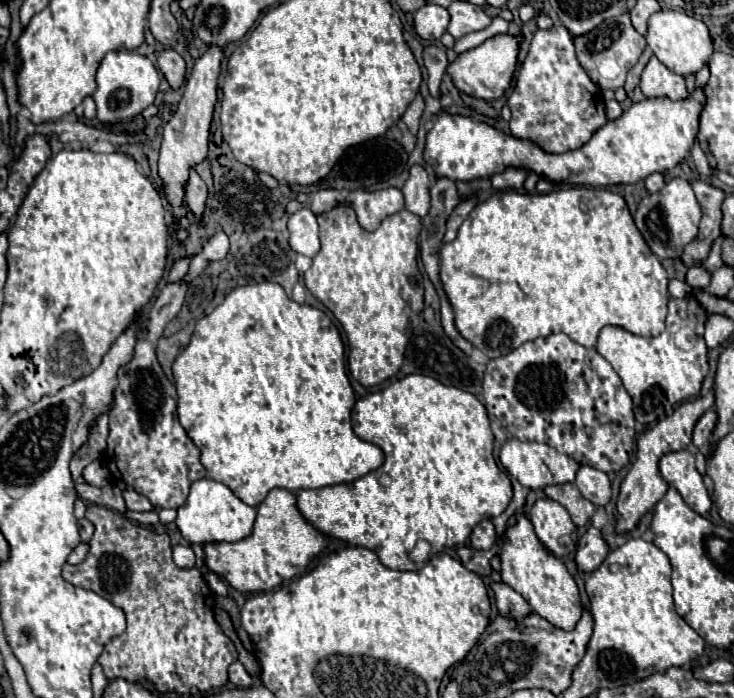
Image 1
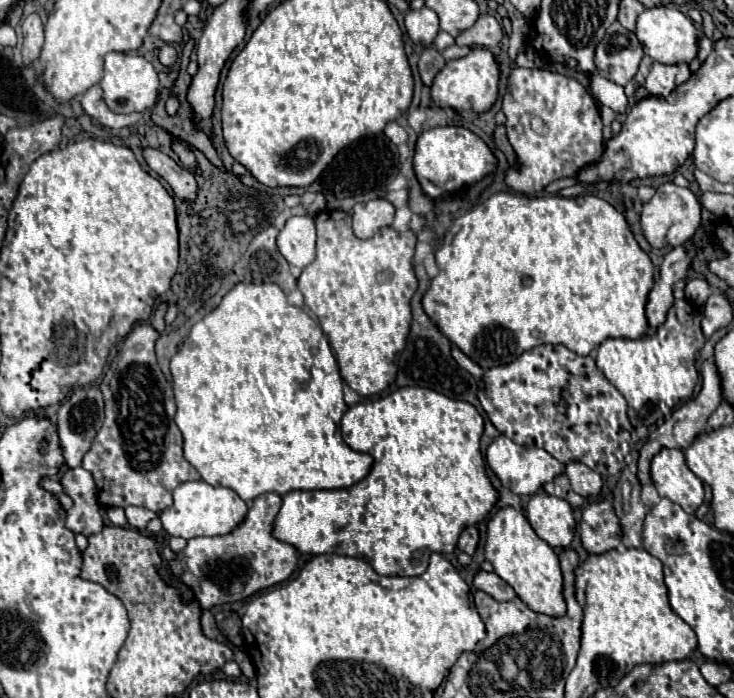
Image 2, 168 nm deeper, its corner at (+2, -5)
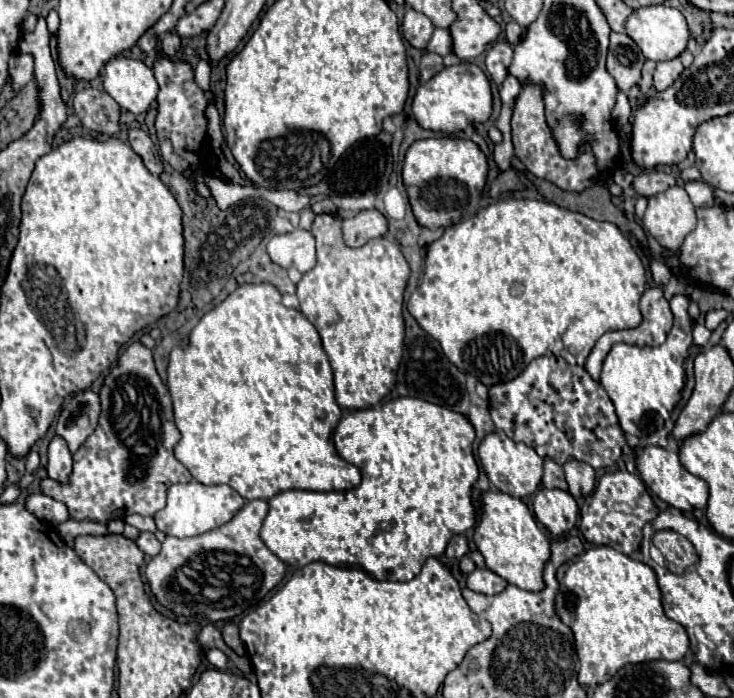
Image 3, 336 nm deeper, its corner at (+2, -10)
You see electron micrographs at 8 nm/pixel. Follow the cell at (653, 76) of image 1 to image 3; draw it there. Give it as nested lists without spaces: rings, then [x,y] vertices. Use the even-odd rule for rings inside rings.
[[[688,50],[682,52],[674,60],[660,62],[656,66],[656,72],[654,72],[654,90],[664,92],[666,88],[670,88],[674,84],[674,80],[684,72],[684,68],[688,68],[690,64],[692,64],[692,54]],[[684,62],[686,62],[686,66],[684,66]]]

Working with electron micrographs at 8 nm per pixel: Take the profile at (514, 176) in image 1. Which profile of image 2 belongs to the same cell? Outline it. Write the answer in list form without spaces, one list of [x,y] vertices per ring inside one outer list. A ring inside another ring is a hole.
[[[516,67],[508,79],[508,91],[506,91],[504,101],[502,101],[502,111],[506,115],[508,141],[514,147],[514,151],[518,155],[518,163],[520,163],[518,171],[510,169],[506,175],[506,185],[512,187],[514,191],[520,191],[526,195],[538,193],[538,191],[546,189],[546,185],[550,185],[556,179],[576,177],[580,169],[584,169],[584,167],[588,167],[600,159],[600,153],[602,153],[602,119],[598,113],[598,105],[588,95],[584,85],[572,77],[552,73],[548,69]],[[534,119],[542,121],[544,127],[534,125]]]

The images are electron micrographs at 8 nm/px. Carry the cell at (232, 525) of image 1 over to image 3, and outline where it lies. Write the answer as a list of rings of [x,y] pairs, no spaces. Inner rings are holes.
[[[188,482],[188,484],[174,484],[168,490],[168,504],[164,510],[154,514],[156,526],[160,532],[166,536],[176,536],[176,538],[190,538],[190,536],[200,536],[206,534],[226,522],[230,522],[236,512],[244,506],[244,498],[232,490],[226,484],[218,486],[204,486],[200,482]]]

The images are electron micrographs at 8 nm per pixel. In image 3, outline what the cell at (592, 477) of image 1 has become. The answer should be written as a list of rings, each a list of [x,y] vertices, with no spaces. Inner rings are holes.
[[[572,460],[572,462],[564,464],[564,472],[566,472],[566,482],[570,488],[570,494],[574,498],[586,498],[588,494],[592,494],[594,486],[596,486],[596,472],[590,464]]]

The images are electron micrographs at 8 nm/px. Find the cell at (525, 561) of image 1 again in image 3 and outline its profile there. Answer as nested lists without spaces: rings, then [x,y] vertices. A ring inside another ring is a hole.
[[[486,492],[482,494],[484,502],[484,514],[480,524],[476,526],[474,540],[478,550],[482,552],[486,560],[486,568],[504,578],[508,584],[514,584],[528,592],[540,592],[546,588],[544,584],[544,566],[550,560],[550,540],[544,534],[542,528],[538,528],[538,522],[530,514],[528,506],[512,498],[504,492]]]

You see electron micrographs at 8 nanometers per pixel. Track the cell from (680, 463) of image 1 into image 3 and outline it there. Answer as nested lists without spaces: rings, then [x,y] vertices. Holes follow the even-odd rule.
[[[646,446],[642,450],[638,450],[638,458],[636,458],[636,464],[638,464],[638,472],[640,472],[640,478],[644,480],[644,484],[660,498],[664,500],[666,504],[682,510],[682,512],[692,512],[696,508],[706,508],[706,500],[708,500],[708,484],[690,474],[682,464],[680,464],[680,458],[678,458],[678,452],[674,450],[666,450],[666,448],[660,448],[660,446]]]

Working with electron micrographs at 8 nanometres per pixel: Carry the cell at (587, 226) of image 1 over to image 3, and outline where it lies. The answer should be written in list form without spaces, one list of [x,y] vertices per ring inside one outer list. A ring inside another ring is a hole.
[[[498,200],[496,204],[490,204],[488,208],[480,210],[476,216],[472,216],[466,222],[454,224],[444,232],[442,238],[432,242],[428,246],[426,264],[424,264],[424,278],[422,284],[416,288],[416,292],[408,300],[408,312],[416,318],[416,322],[434,338],[440,342],[444,354],[452,364],[462,368],[464,372],[476,376],[482,384],[492,386],[494,382],[508,382],[508,378],[516,378],[530,360],[544,356],[544,354],[560,354],[566,358],[568,364],[580,364],[584,366],[590,350],[594,348],[596,340],[610,332],[610,330],[626,330],[636,328],[642,322],[642,314],[638,308],[640,296],[646,290],[646,270],[632,248],[630,240],[622,234],[622,230],[612,222],[594,222],[588,216],[580,212],[572,212],[566,208],[560,208],[556,204],[548,204],[542,200]]]

